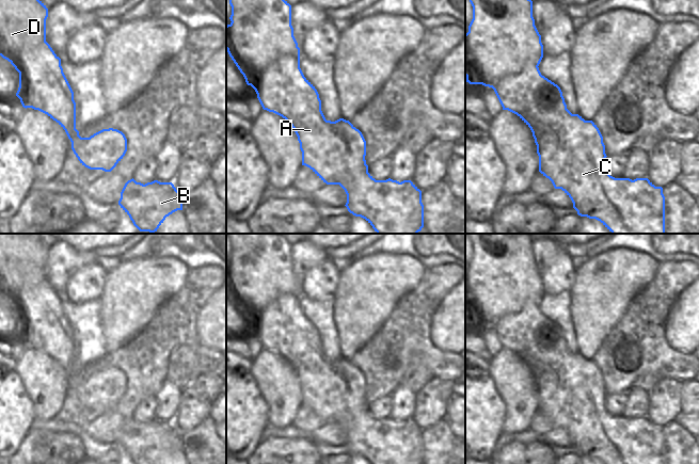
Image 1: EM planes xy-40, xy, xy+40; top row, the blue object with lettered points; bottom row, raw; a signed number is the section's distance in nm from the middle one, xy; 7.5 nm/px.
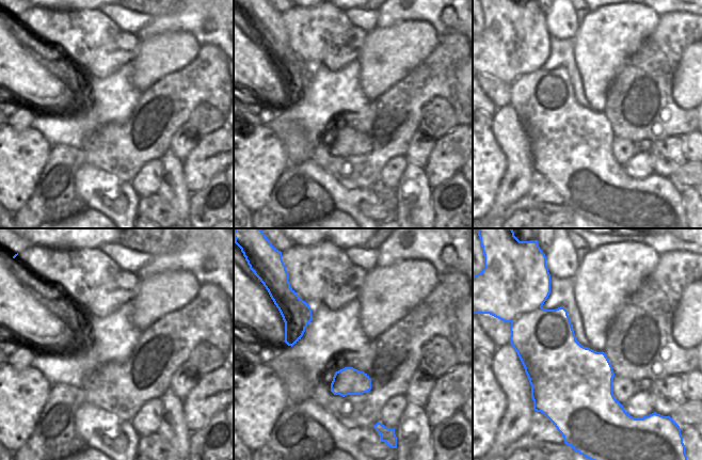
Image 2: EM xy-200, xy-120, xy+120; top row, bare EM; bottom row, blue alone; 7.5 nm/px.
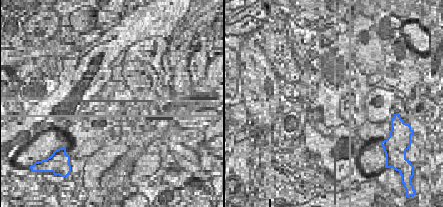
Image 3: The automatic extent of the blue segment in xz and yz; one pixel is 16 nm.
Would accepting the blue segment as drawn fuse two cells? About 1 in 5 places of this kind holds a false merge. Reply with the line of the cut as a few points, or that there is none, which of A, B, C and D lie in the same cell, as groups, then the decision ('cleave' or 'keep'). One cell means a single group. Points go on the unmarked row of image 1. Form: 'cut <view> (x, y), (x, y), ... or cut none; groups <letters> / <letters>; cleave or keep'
cut none; groups A B C D; keep

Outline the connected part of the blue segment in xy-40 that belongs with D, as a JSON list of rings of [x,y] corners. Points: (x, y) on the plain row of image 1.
[[[0,234],[0,294],[19,311],[16,335],[23,347],[47,353],[66,371],[80,402],[90,409],[111,411],[127,390],[125,373],[113,367],[102,368],[90,377],[81,377],[76,368],[74,331],[63,311],[61,298],[46,281],[48,247],[33,234]]]

